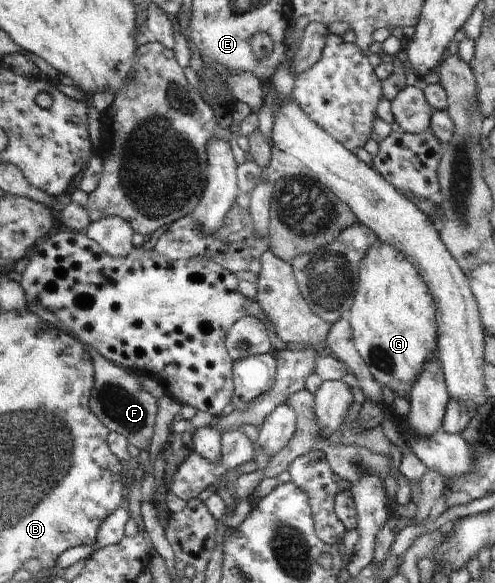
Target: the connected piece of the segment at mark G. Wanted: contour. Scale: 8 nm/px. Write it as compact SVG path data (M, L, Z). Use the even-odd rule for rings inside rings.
M377 239L361 261L360 283L357 296L355 297L348 319L354 334L354 343L361 358L366 361L375 380L386 387L390 392L390 398L398 395L411 397L413 385L417 377L425 371L425 365L438 351L438 323L436 318L436 301L432 291L421 274L400 253L385 241Z

